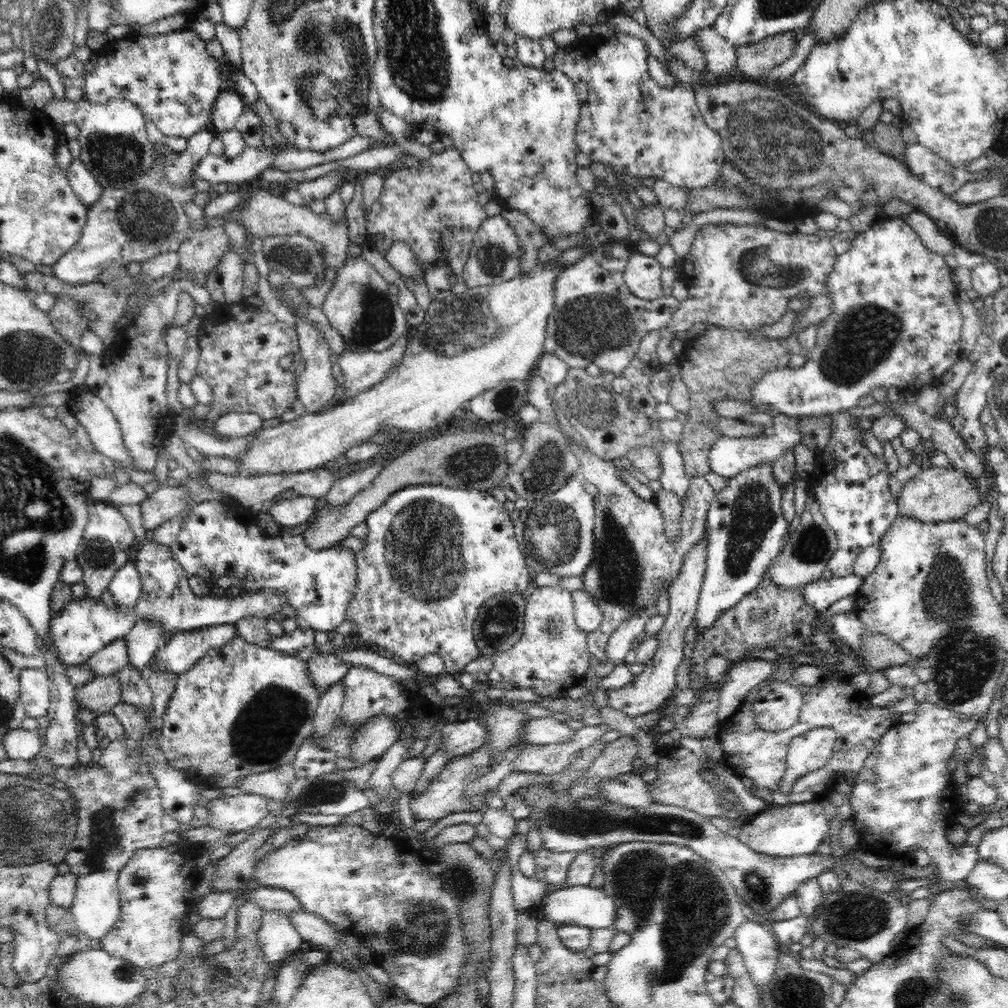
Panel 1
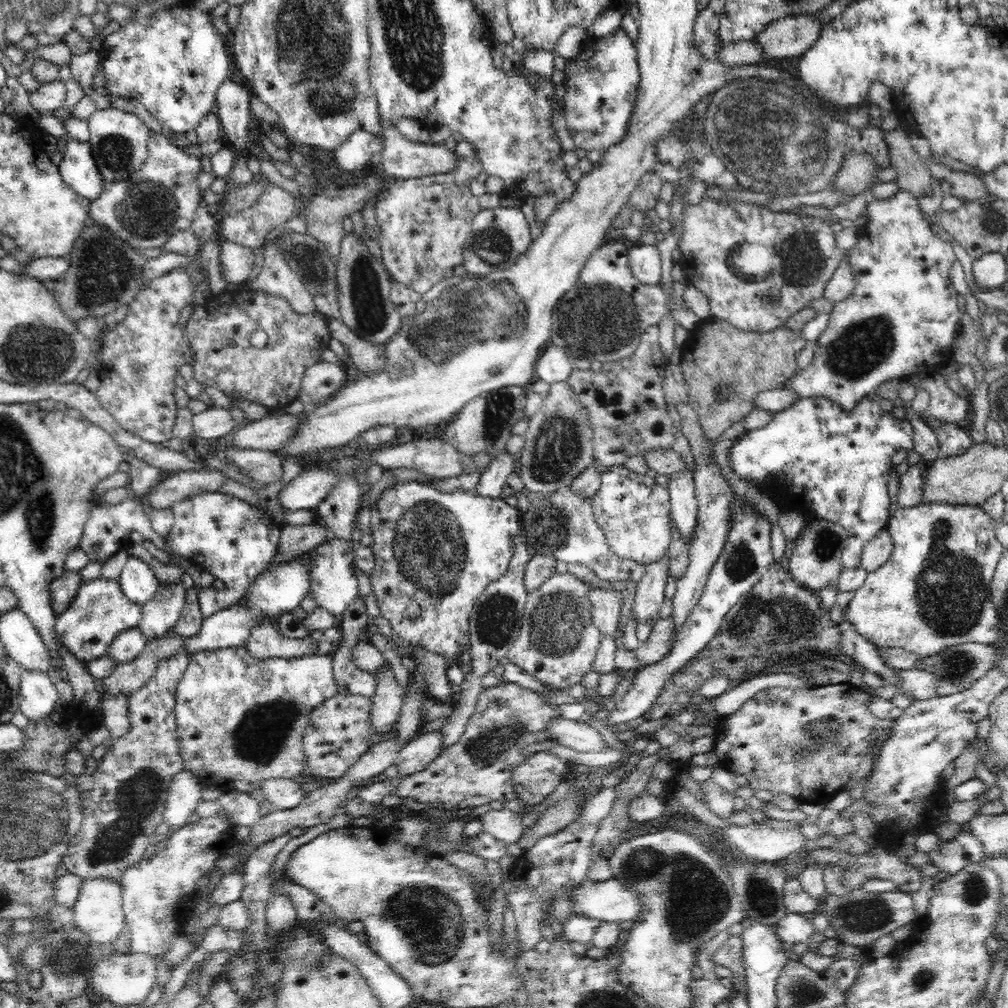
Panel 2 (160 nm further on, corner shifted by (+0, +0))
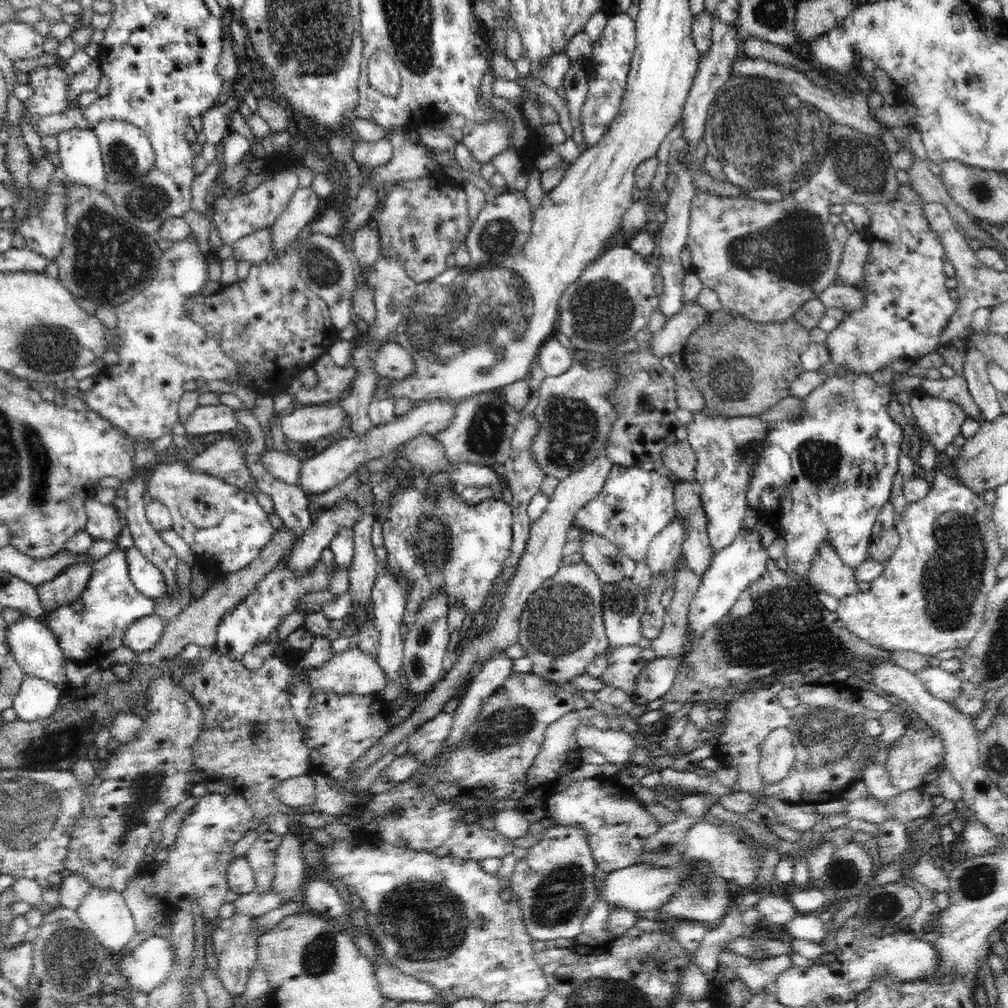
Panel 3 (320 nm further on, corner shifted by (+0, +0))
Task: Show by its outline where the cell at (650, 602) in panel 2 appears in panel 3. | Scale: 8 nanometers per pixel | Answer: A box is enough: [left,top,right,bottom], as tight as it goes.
[645,515,686,574]

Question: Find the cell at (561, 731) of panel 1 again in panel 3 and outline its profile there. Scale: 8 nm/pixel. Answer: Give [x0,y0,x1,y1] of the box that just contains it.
[574,724,638,768]

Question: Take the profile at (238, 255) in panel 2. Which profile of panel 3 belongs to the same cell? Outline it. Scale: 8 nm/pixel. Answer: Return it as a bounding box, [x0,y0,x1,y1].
[232,226,272,265]

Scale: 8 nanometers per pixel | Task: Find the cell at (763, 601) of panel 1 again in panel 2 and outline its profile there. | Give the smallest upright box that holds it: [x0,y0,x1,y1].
[642,561,844,720]

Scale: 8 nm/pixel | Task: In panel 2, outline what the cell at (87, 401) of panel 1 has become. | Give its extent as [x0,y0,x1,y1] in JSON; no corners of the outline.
[124,448,162,500]

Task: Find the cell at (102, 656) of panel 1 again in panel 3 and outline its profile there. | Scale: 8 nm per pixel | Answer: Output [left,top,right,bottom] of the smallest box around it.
[122,613,167,654]

